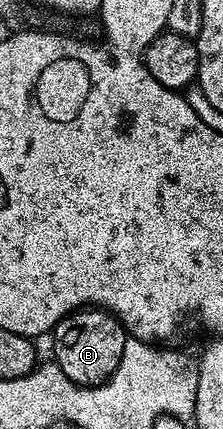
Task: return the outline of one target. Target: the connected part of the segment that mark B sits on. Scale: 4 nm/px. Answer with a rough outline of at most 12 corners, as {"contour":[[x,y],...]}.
{"contour":[[85,306],[50,333],[54,363],[76,384],[103,384],[129,337]]}

